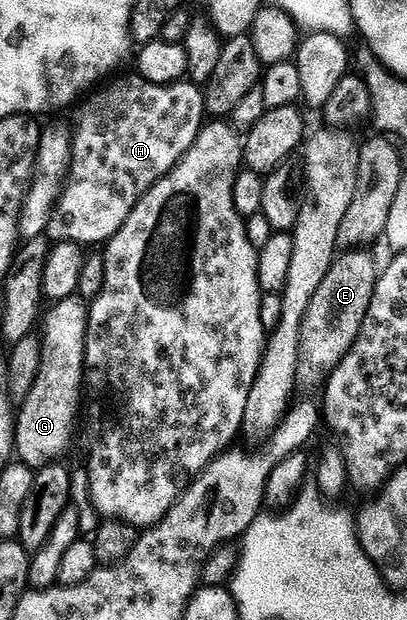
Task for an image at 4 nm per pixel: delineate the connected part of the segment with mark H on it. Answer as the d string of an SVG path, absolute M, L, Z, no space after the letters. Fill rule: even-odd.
M138 74L115 79L108 79L102 86L96 87L78 105L80 108L75 116L75 134L73 133L70 141L69 171L46 230L46 235L52 241L80 246L103 246L108 240L112 240L139 199L158 180L173 171L203 129L205 96L200 85L192 82L155 85L143 80Z

